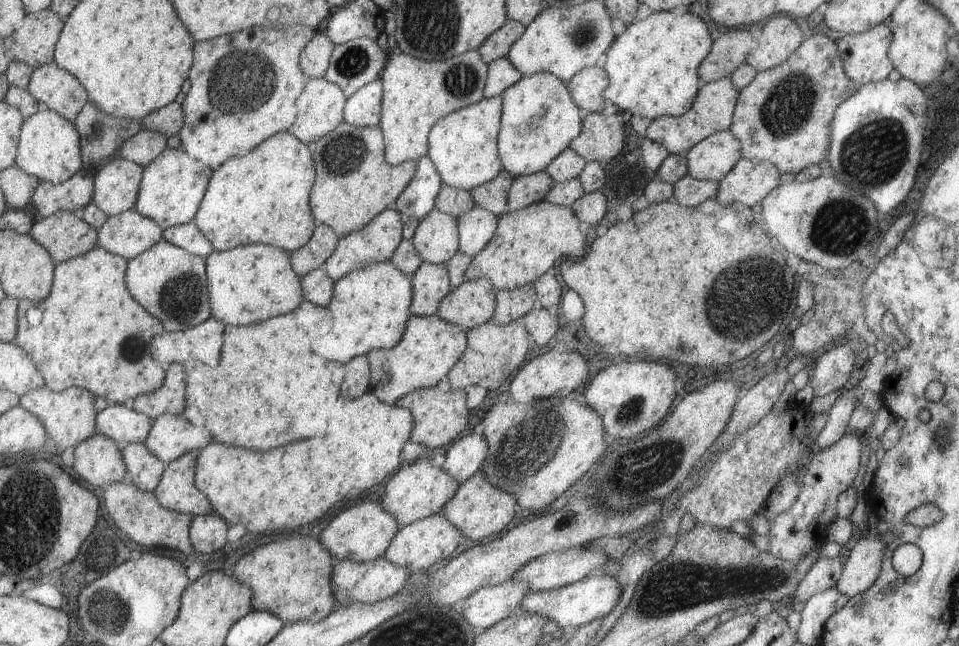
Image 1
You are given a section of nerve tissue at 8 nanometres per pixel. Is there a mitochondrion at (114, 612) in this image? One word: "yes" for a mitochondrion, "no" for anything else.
yes

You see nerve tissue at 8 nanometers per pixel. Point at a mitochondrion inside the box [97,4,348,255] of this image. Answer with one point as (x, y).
(242, 79)

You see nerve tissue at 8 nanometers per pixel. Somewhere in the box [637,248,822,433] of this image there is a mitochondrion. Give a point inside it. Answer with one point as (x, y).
(751, 283)

